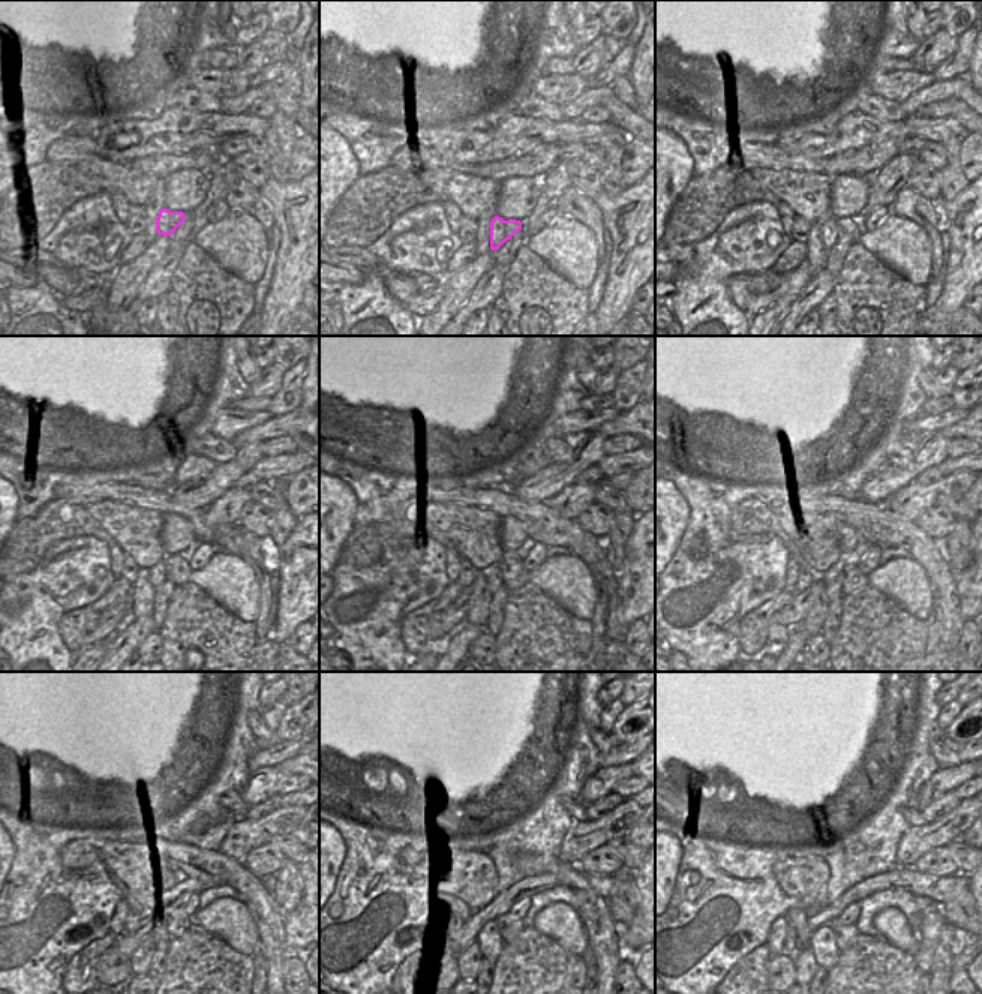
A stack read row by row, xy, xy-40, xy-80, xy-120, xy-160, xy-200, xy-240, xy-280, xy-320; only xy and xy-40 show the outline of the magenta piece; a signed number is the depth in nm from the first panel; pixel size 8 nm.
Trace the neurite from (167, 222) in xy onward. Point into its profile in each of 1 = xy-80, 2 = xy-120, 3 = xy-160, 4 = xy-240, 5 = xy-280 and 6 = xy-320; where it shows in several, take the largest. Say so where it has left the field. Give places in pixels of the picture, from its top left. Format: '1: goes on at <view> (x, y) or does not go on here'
1: goes on at xy-80 (834, 231)
2: goes on at xy-120 (176, 568)
3: goes on at xy-160 (511, 573)
4: goes on at xy-240 (170, 925)
5: goes on at xy-280 (490, 940)
6: goes on at xy-320 (826, 942)

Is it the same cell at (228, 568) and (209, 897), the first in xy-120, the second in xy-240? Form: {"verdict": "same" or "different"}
{"verdict": "different"}

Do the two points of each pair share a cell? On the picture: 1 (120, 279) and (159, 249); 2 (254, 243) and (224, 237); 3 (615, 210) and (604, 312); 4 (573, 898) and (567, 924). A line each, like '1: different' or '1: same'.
1: same
2: same
3: same
4: different

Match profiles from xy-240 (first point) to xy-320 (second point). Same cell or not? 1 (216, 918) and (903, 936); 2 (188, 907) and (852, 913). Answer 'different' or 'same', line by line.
1: same
2: same

